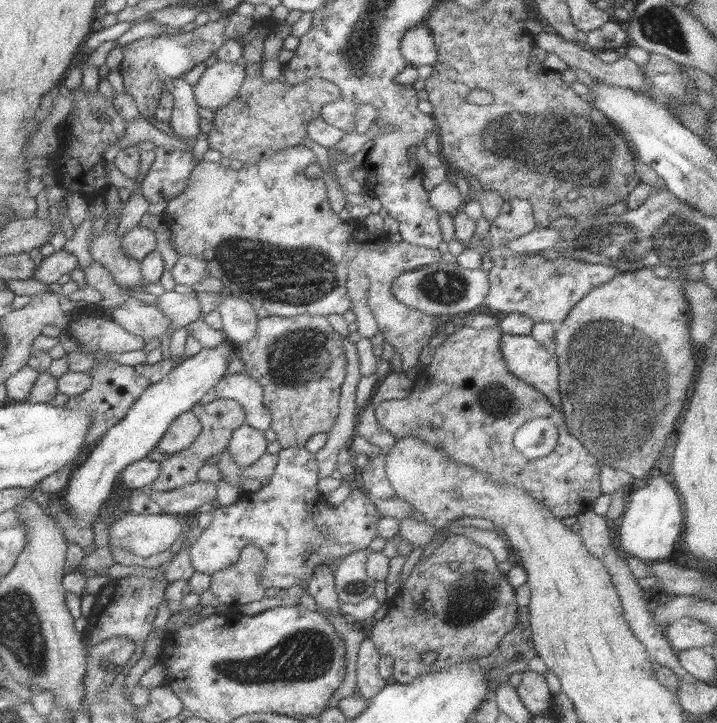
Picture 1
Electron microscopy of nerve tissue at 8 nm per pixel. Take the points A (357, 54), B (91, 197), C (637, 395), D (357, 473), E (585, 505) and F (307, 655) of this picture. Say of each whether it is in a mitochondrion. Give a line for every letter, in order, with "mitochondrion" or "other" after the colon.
A: mitochondrion
B: other
C: mitochondrion
D: other
E: other
F: mitochondrion

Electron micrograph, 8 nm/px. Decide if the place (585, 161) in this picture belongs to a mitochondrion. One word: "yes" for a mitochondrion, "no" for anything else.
yes

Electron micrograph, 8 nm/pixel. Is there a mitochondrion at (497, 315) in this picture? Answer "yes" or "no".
no

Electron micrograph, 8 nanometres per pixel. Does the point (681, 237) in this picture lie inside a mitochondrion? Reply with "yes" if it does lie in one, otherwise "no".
yes

